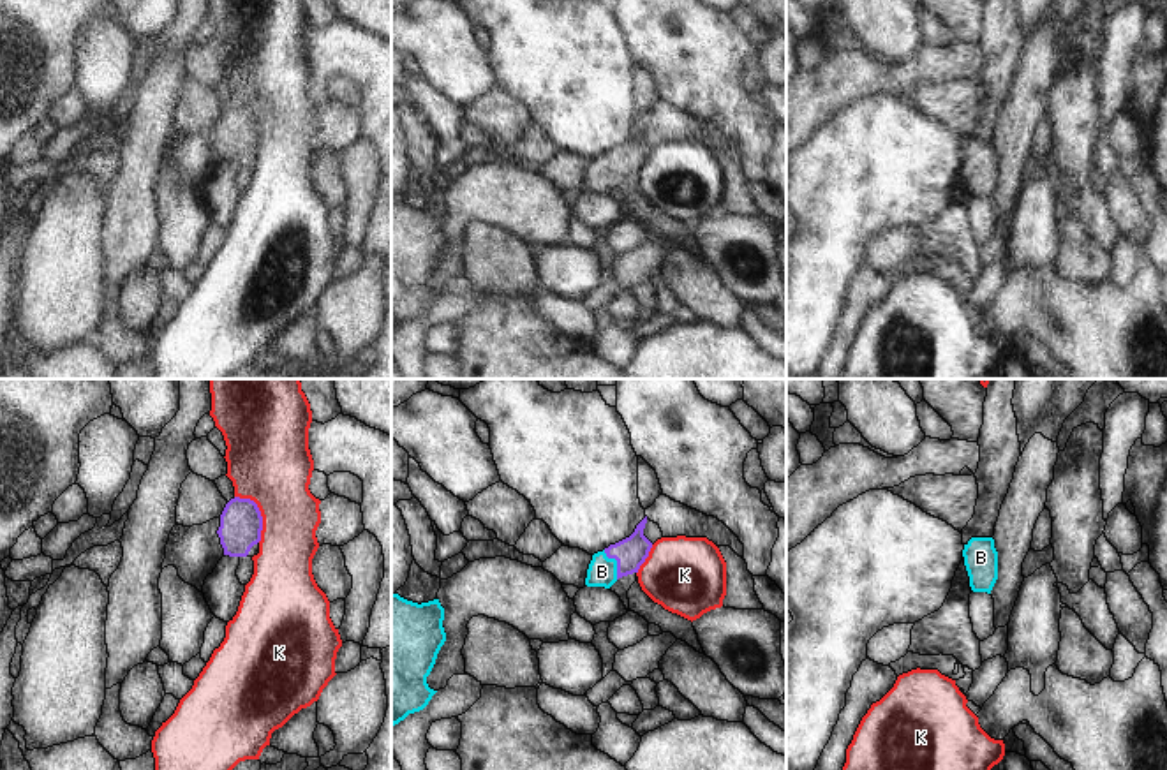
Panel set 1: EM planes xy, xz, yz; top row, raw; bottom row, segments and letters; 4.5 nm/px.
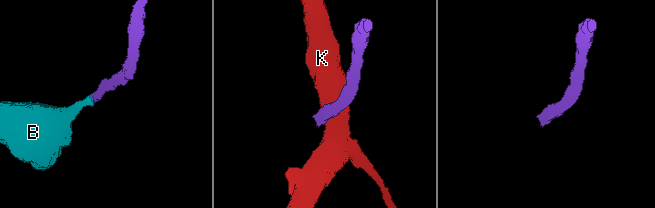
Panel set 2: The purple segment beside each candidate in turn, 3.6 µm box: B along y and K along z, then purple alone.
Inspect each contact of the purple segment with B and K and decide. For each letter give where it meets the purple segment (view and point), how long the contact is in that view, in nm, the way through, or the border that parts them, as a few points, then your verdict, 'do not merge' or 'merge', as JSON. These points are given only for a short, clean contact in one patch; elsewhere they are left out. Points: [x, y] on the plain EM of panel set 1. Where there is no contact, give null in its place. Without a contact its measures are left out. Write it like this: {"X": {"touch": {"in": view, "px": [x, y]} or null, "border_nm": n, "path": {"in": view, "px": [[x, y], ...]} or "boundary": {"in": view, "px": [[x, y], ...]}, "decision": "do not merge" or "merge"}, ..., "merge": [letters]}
{"B": {"touch": {"in": "xz", "px": [617, 168]}, "border_nm": 150, "path": {"in": "xz", "px": [[631, 157], [617, 168], [602, 177]]}, "decision": "merge"}, "K": {"touch": {"in": "xy", "px": [260, 118]}, "border_nm": 240, "boundary": {"in": "xy", "px": [[235, 101], [247, 103], [256, 110], [261, 122], [260, 147]]}, "decision": "do not merge"}, "merge": ["B"]}

